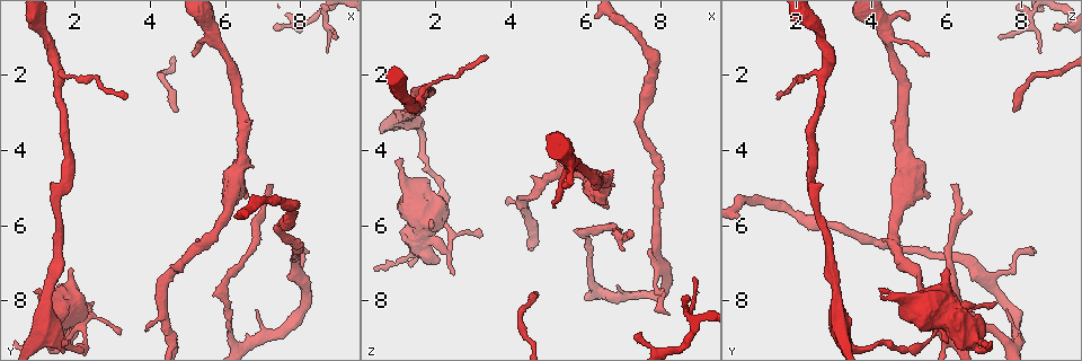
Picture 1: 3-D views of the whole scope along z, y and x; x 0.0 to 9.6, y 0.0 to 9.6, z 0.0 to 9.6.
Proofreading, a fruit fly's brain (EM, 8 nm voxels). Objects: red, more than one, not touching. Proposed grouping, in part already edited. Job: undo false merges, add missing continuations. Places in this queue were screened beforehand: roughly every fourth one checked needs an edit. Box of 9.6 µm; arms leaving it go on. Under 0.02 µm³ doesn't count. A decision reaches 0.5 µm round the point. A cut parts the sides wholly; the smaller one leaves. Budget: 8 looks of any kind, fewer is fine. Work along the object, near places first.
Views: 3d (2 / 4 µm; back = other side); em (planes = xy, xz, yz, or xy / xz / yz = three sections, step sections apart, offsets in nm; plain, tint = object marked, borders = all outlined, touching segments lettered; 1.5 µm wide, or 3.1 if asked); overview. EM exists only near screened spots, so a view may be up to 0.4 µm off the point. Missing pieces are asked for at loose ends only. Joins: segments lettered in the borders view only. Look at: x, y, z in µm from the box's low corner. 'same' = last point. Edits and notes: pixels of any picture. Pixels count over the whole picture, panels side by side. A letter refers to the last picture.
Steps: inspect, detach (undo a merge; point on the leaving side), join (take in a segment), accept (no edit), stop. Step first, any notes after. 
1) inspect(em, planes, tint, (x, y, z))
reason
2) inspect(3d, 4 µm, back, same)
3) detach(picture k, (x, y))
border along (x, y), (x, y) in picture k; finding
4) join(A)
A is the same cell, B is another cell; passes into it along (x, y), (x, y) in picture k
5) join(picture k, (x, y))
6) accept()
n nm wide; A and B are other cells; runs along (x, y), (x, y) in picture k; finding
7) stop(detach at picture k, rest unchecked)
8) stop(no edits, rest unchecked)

inspect(em, planes, borders, (7.35, 0.70, 8.90))
an open end

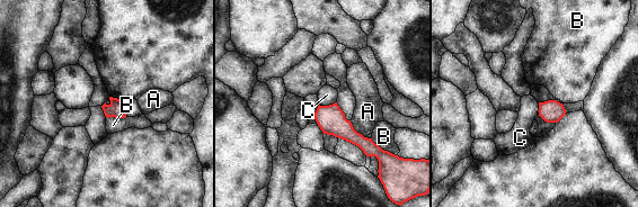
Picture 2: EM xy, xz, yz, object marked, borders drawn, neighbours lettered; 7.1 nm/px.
accept()
A, B and C are other cells; none of them fits

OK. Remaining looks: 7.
inspect(3d, 4 µm, (5.10, 1.50, 5.55))
thin end

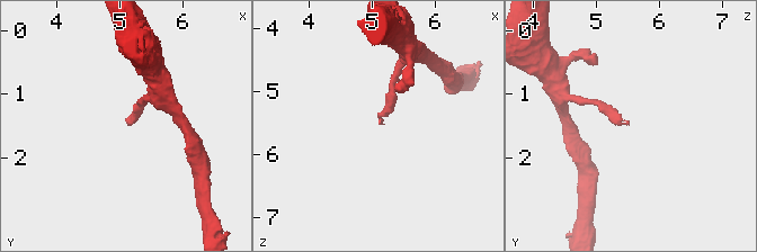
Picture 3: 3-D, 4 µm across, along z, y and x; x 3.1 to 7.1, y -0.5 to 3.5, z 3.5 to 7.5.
inspect(em, planes, tint, (5.15, 1.50, 5.50))
shape alone is not enough

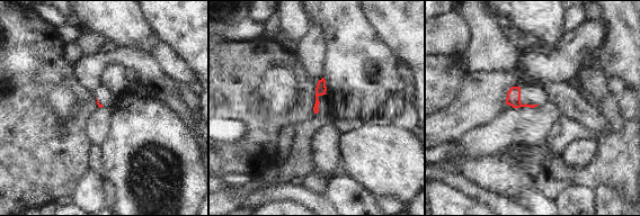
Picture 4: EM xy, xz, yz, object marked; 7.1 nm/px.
inspect(em, planes, borders, same)

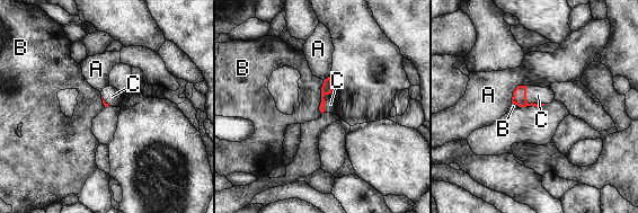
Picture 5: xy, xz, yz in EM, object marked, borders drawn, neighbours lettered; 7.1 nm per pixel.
join(C)
C is the same cell, A and B are other cells; passes into it along (519, 98), (526, 101), (537, 95) in picture 5; it goes on there

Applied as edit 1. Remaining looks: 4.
inspect(em, planes, borders, (8.85, 1.05, 7.45))
tapers out

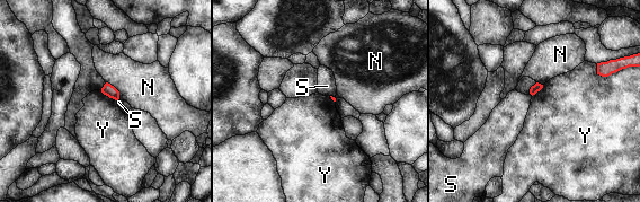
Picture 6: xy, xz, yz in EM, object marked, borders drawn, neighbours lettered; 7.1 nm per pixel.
accept()
N, S and Y are other cells; border along (596, 64), (600, 75), (611, 75) in picture 6; no lettered segment goes on from it

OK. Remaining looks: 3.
stop(join at picture 5, rest unchecked)

